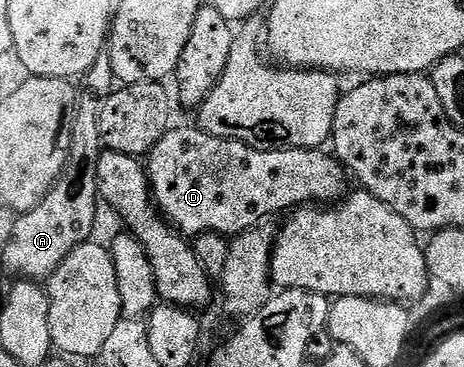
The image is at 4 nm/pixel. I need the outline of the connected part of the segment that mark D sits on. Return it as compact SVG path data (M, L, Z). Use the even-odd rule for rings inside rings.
M171 127L164 138L156 142L148 157L153 201L162 216L186 238L195 238L205 232L233 238L257 229L265 216L274 216L282 211L285 213L295 206L333 206L348 195L347 169L329 151L317 148L273 148L271 152L265 152L244 142L216 138L202 131L201 127L193 127Z

